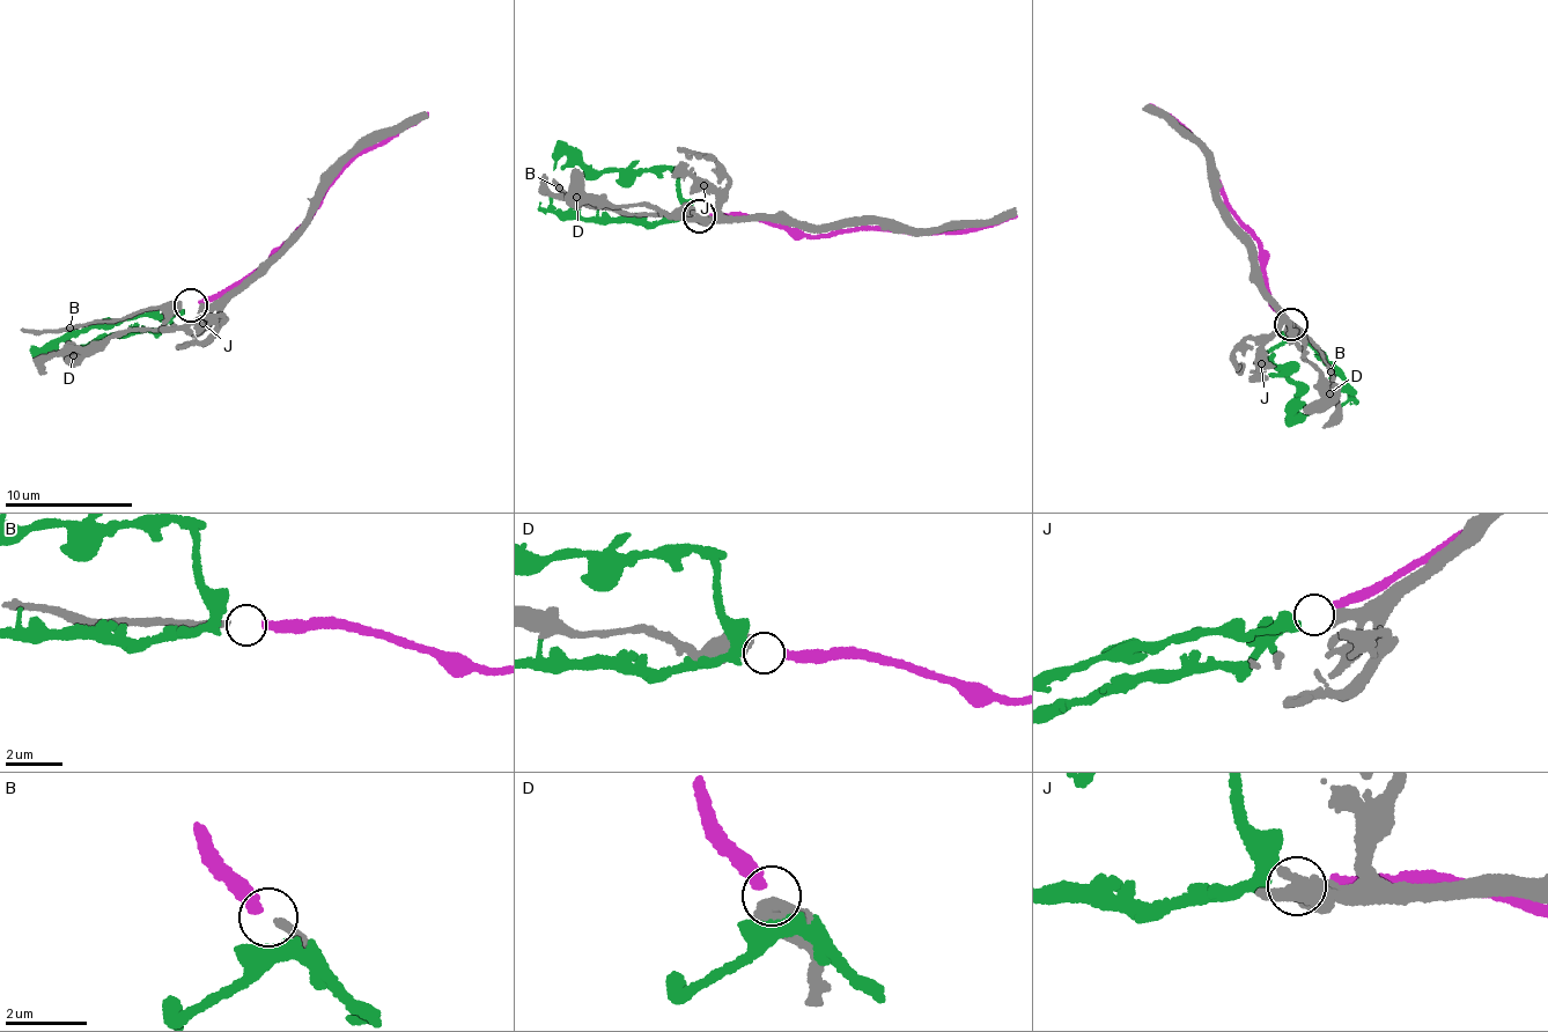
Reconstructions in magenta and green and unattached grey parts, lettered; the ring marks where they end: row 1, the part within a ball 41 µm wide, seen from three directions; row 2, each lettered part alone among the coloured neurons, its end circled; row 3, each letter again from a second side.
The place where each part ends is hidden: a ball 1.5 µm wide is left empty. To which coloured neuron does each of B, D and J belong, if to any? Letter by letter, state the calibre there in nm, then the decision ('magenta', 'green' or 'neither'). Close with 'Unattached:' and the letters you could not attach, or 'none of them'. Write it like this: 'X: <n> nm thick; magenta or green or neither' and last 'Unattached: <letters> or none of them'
B: 220 nm thick; magenta
D: 650 nm thick; neither
J: 340 nm thick; green
Unattached: D

